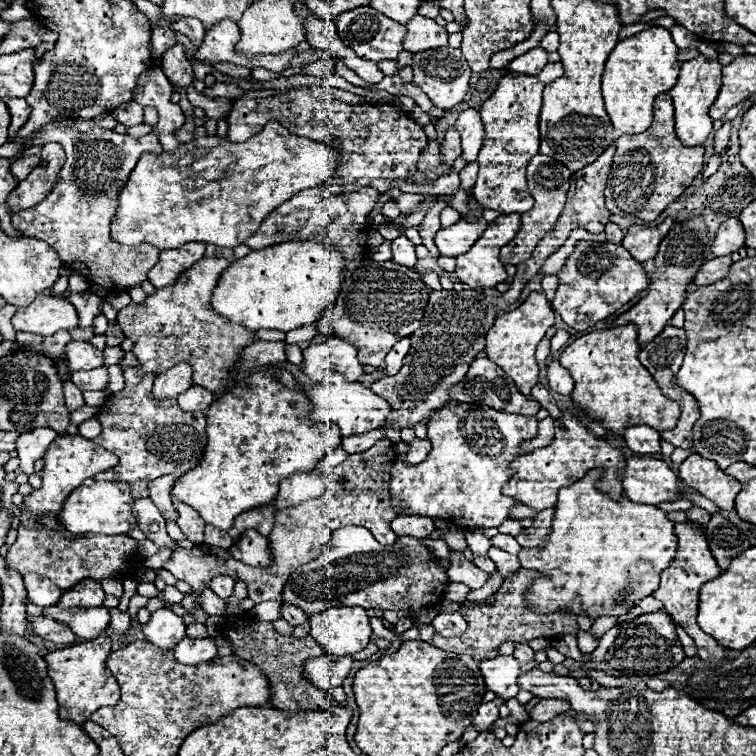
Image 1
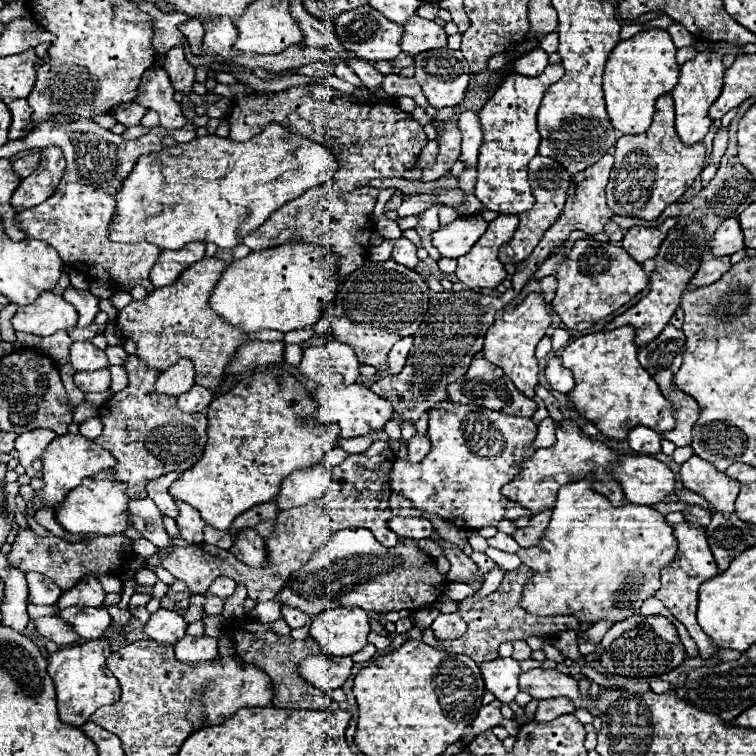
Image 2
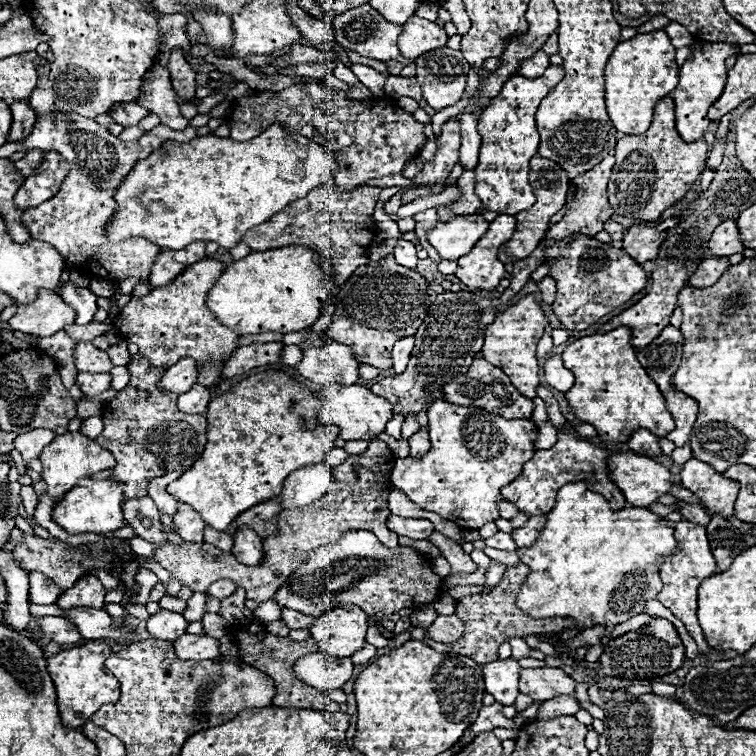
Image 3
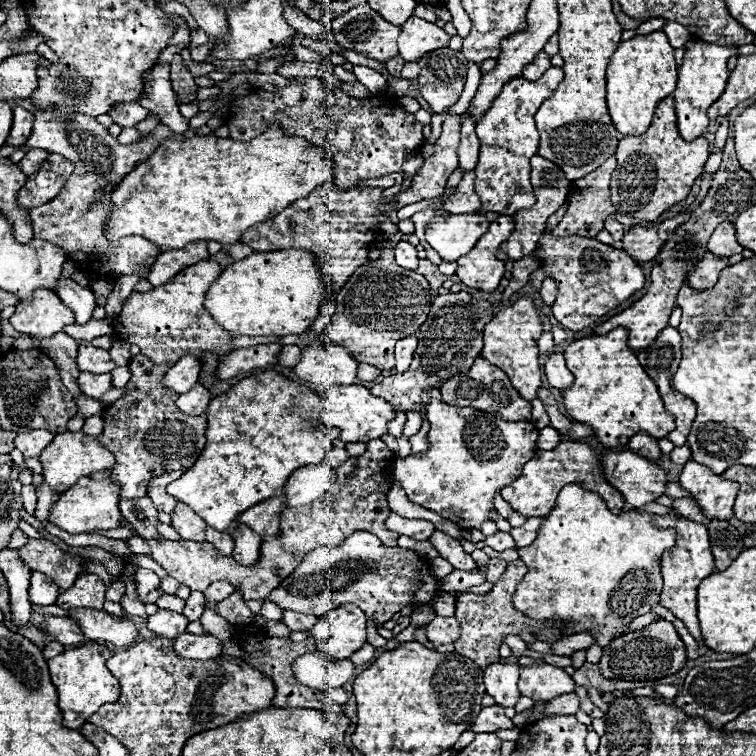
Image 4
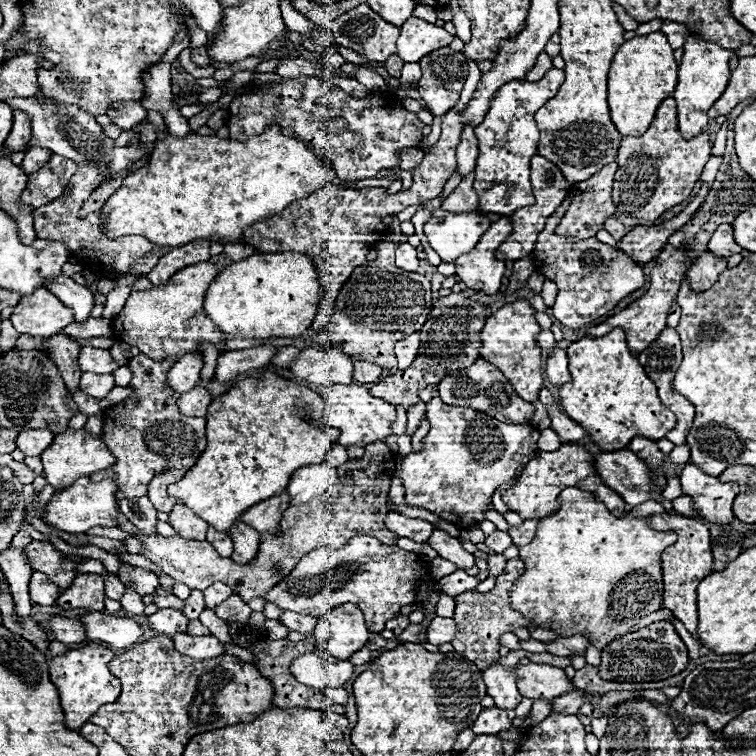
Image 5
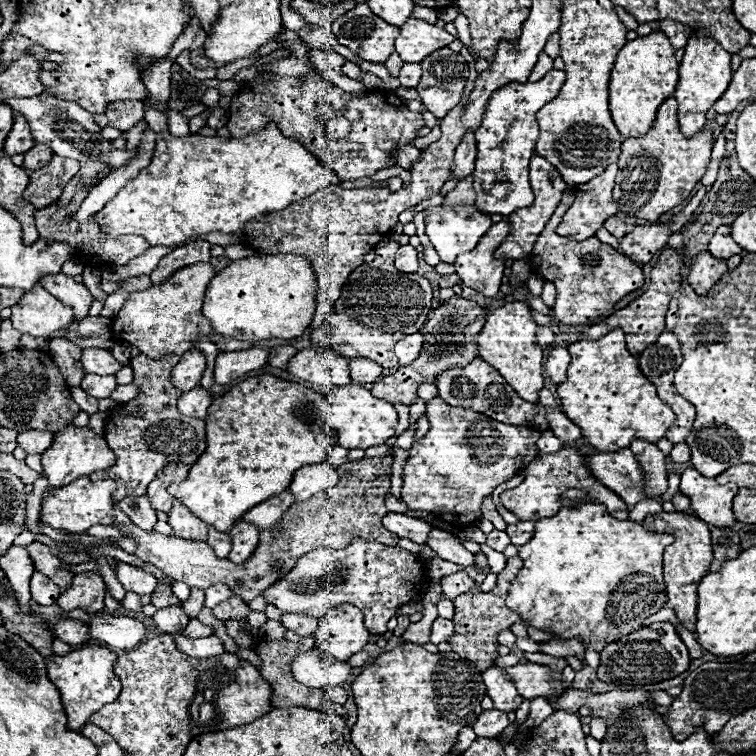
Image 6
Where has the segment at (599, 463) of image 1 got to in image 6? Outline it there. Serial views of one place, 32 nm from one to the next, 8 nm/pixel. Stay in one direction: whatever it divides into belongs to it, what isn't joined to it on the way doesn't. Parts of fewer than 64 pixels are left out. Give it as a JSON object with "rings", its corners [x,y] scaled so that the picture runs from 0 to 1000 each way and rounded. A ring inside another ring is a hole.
{"rings":[[[743,593],[733,601],[714,601],[706,611],[701,611],[696,616],[696,627],[693,627],[690,640],[685,640],[677,648],[667,648],[661,661],[688,688],[714,688],[714,685],[730,683],[733,677],[738,677],[746,669],[743,653],[751,646],[765,646],[765,648],[775,651],[786,664],[799,667],[812,685],[817,685],[817,688],[831,685],[831,672],[823,664],[823,659],[817,653],[812,653],[807,646],[791,640],[788,632],[780,627],[778,616],[772,614],[772,601],[767,593]]]}

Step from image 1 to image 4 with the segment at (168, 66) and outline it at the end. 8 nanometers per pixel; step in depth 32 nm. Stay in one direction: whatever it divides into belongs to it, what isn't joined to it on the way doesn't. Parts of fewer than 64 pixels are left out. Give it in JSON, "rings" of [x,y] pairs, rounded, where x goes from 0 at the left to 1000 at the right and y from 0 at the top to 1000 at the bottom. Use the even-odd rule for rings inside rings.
{"rings":[[[230,71],[228,82],[225,82],[225,98],[228,98],[228,116],[233,122],[235,135],[241,135],[241,138],[259,135],[259,119],[262,119],[262,114],[257,111],[257,101],[246,90],[246,85],[241,82],[238,71]]]}

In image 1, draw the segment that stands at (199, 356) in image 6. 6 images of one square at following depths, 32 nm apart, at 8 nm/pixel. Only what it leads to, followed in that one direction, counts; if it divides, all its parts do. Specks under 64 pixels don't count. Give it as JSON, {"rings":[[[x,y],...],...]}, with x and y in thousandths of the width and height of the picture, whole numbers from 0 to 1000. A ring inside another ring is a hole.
{"rings":[[[238,479],[235,484],[220,489],[217,495],[209,495],[201,508],[198,524],[204,529],[220,529],[220,526],[233,526],[243,516],[254,511],[254,487],[249,479]]]}

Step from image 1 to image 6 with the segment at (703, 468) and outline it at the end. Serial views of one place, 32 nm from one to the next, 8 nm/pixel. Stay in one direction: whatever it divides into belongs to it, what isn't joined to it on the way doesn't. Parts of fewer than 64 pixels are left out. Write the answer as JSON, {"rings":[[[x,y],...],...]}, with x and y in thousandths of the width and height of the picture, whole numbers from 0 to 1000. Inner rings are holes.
{"rings":[[[913,616],[902,624],[899,648],[913,659],[915,675],[934,693],[958,698],[974,690],[968,680],[968,661],[976,653],[976,643],[971,643],[968,638],[950,640],[947,632],[929,630]]]}

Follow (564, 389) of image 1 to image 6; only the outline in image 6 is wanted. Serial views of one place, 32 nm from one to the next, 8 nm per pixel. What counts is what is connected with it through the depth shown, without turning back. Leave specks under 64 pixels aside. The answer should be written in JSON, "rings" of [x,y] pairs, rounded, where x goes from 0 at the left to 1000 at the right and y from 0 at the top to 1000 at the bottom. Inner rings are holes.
{"rings":[[[733,458],[733,460],[725,463],[722,492],[725,492],[725,497],[728,497],[728,503],[730,503],[733,508],[741,508],[743,503],[749,505],[749,500],[751,500],[751,495],[749,495],[751,479],[754,479],[754,468],[751,468],[749,460]]]}

